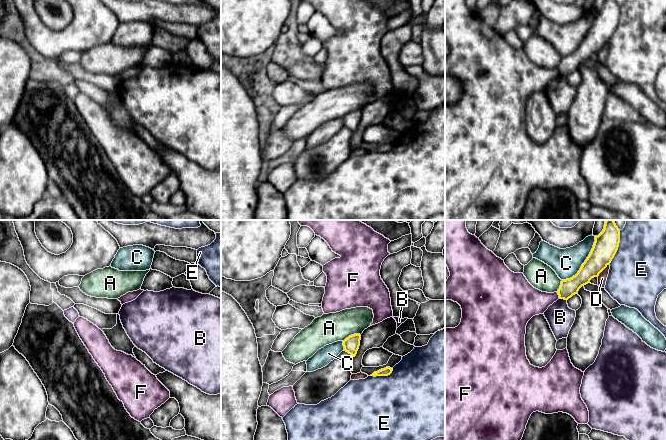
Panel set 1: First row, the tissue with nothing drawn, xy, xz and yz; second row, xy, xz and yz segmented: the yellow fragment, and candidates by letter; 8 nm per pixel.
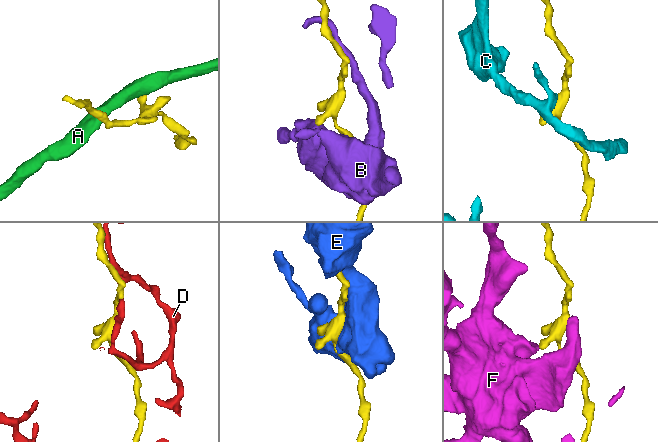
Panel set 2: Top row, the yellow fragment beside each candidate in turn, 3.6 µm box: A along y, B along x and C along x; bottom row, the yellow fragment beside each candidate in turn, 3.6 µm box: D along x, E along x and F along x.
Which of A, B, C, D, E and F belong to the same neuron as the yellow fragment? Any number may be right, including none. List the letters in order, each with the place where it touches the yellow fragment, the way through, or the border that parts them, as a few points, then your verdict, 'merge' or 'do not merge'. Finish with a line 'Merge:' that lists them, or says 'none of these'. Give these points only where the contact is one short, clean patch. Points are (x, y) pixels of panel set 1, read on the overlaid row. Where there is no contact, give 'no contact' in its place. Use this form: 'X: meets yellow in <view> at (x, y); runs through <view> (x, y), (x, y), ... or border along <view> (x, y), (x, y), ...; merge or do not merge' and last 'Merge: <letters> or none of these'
A: meets yellow in xz at (351, 335); border along xz (360, 334), (351, 334), (343, 341); do not merge
B: meets yellow in yz at (563, 298); do not merge
C: meets yellow in yz at (584, 262); do not merge
D: meets yellow in yz at (603, 269); do not merge
E: meets yellow in yz at (618, 246); do not merge
F: meets yellow in yz at (558, 294); border along yz (556, 292), (559, 297); do not merge
Merge: none of these

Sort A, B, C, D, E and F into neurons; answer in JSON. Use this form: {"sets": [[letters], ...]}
{"sets": [["A"], ["B"], ["C"], ["D"], ["E"], ["F"]]}

